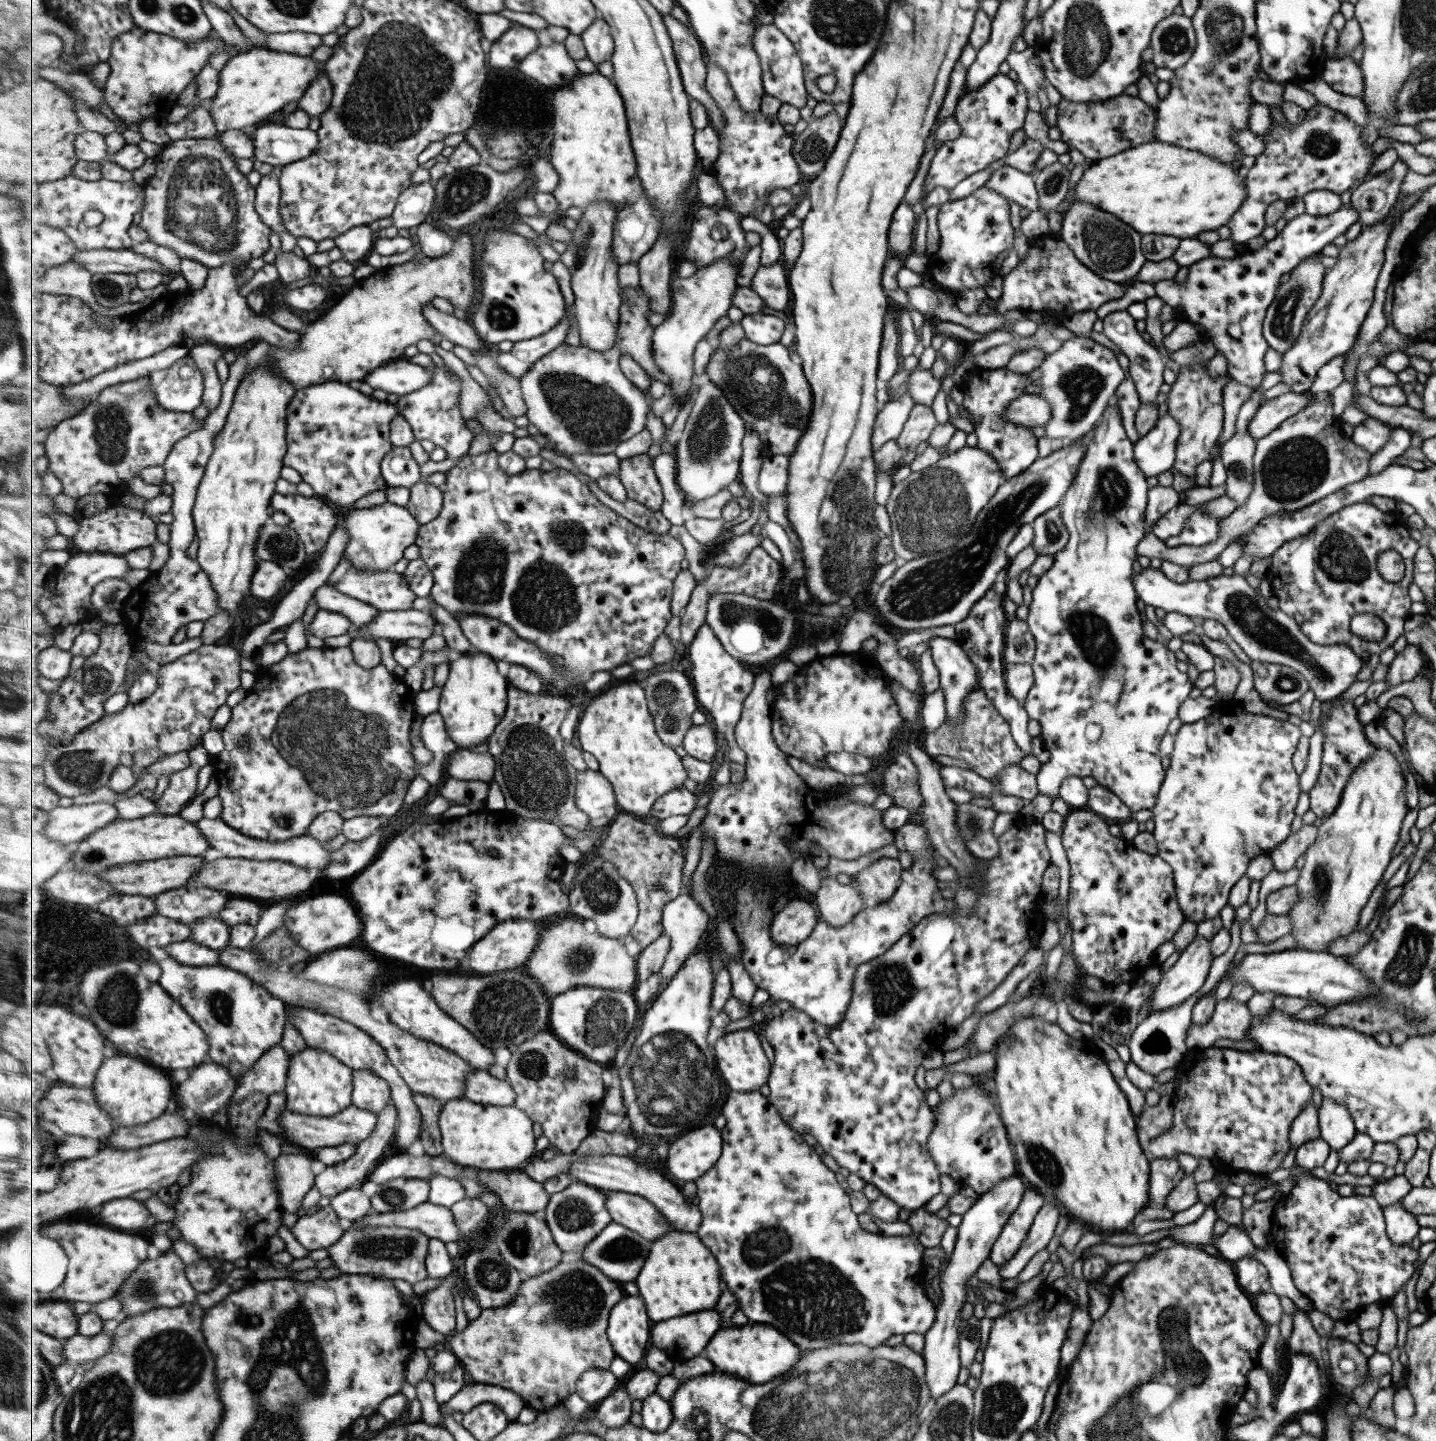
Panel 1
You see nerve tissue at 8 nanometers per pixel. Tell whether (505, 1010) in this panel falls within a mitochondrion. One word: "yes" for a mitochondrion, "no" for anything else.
yes

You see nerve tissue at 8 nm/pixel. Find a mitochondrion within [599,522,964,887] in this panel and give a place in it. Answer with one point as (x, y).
(730, 610)

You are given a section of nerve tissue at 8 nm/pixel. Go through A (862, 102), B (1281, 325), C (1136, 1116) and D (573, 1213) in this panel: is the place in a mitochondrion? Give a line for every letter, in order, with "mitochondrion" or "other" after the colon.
A: other
B: mitochondrion
C: other
D: mitochondrion

